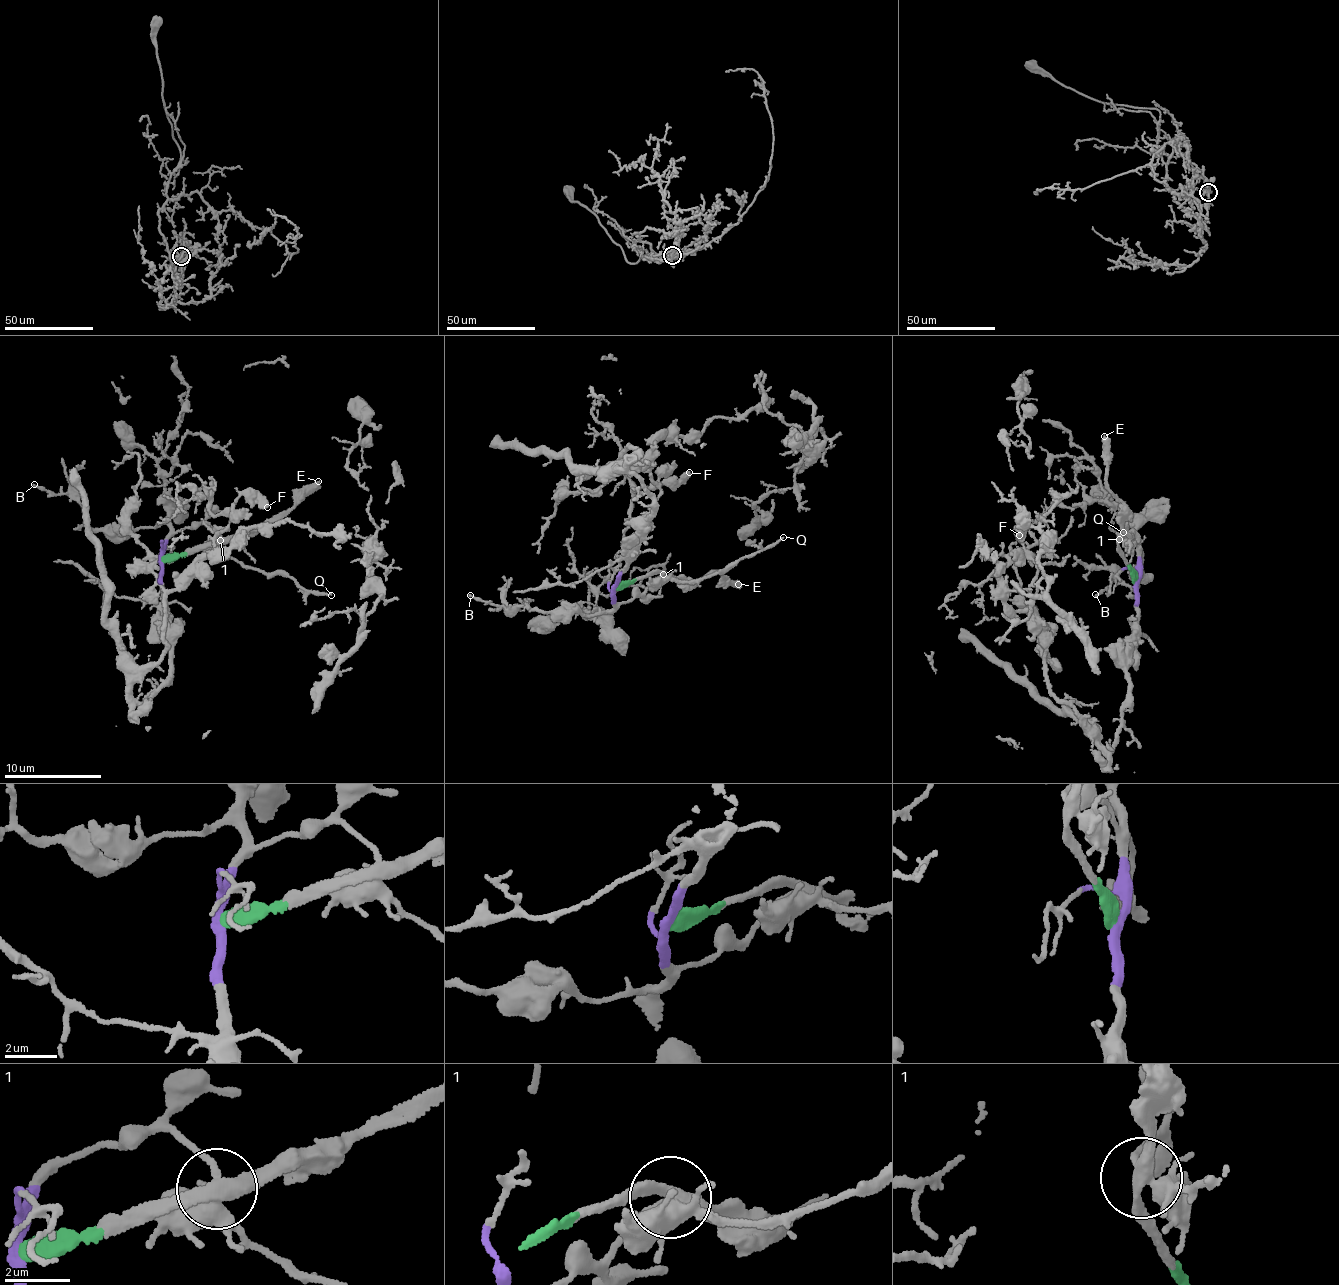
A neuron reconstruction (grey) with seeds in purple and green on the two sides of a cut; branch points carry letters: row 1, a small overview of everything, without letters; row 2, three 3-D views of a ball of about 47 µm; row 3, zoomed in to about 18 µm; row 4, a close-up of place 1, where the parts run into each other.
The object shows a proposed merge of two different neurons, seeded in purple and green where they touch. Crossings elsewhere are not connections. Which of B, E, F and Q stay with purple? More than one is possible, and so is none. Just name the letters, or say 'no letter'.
B, F, Q

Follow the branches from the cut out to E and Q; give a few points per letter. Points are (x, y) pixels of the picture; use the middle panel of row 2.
E: (614, 588), (658, 573), (693, 582), (716, 571), (729, 584), (738, 584)
Q: (614, 588), (613, 603), (629, 601), (659, 576), (677, 582), (698, 582), (726, 572), (743, 557), (783, 538)

